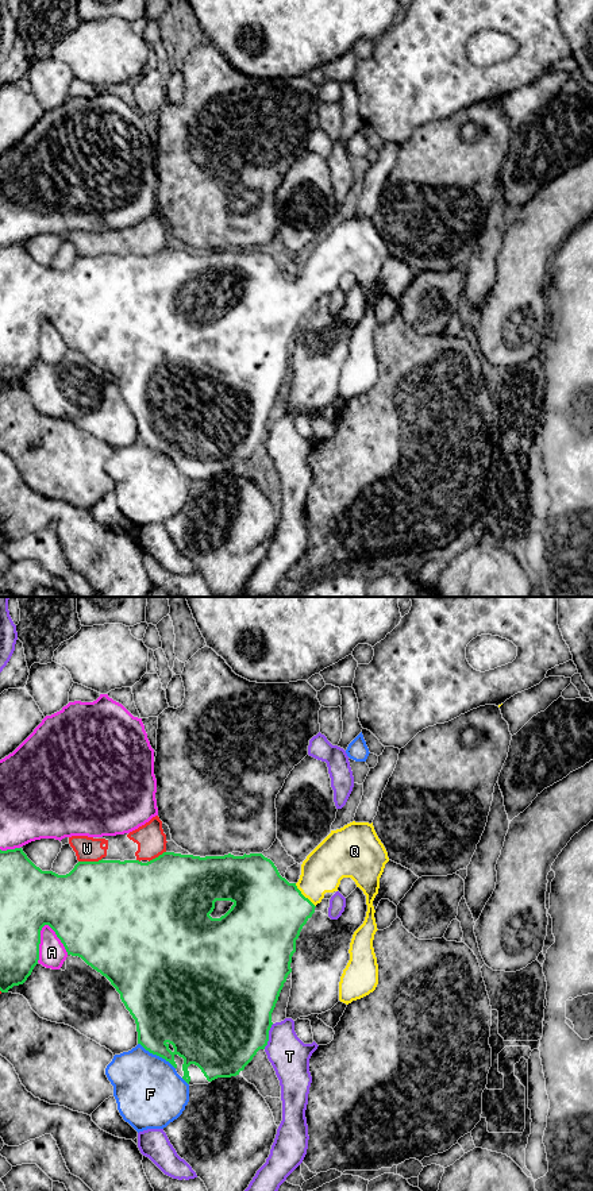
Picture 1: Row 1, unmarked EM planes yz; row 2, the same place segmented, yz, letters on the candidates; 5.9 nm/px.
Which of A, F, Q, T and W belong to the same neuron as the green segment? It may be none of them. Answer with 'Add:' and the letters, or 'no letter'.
Add: Q

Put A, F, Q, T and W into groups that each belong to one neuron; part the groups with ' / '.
A / F / Q / T / W

